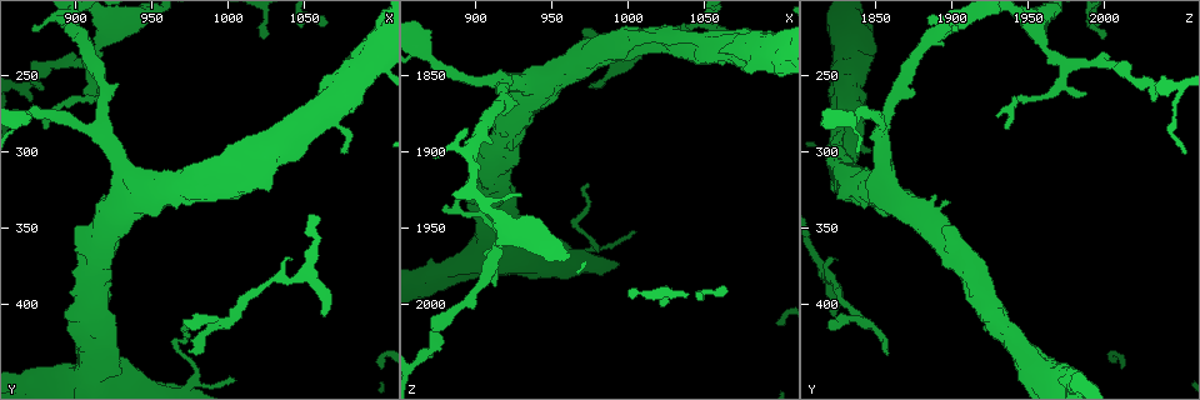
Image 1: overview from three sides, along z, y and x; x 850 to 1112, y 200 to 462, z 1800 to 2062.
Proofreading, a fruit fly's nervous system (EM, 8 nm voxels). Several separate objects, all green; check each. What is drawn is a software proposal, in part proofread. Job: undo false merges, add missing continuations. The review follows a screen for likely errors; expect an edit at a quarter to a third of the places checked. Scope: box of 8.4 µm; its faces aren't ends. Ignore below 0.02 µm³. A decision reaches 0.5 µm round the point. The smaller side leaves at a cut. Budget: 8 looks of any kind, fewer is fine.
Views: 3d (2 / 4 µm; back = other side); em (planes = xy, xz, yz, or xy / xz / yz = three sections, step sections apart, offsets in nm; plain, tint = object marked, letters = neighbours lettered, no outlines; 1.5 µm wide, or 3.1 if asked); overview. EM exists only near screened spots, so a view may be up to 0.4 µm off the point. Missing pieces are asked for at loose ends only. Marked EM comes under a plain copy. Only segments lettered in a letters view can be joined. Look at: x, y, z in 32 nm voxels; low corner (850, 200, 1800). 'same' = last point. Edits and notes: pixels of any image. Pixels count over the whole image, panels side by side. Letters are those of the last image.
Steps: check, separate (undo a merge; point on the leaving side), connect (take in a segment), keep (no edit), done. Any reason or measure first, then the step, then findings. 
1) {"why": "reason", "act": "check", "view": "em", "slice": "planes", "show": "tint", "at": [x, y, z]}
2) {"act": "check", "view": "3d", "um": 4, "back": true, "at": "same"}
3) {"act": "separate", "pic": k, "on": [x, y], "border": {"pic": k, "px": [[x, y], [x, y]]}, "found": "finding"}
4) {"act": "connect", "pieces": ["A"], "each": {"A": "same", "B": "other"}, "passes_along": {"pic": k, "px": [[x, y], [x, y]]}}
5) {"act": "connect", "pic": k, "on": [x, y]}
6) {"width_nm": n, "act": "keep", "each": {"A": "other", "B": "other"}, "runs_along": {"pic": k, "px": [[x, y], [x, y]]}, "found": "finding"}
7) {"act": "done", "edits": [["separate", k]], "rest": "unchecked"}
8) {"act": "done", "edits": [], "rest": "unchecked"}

{"why": "thin end", "act": "check", "view": "em", "slice": "planes", "show": "letters", "at": [972, 412, 1820]}

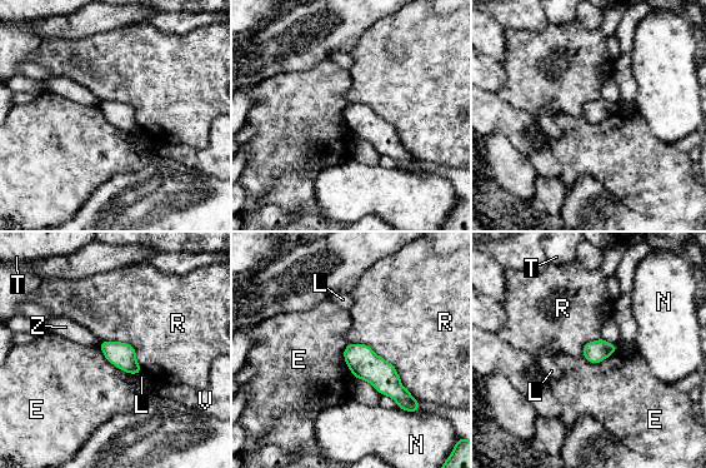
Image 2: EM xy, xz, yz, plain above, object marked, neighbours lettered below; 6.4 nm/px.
{"act": "keep", "each": {"E": "other", "L": "other", "N": "other", "R": "other", "T": "other", "V": "other", "Z": "other"}, "border": {"pic": 2, "px": [[98, 345], [110, 362], [134, 374]]}, "found": "none of them fits"}

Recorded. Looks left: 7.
{"why": "free end", "act": "check", "view": "3d", "um": 2, "at": [1064, 406, 1822]}

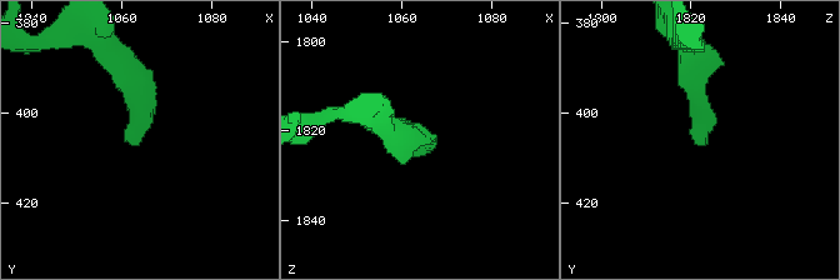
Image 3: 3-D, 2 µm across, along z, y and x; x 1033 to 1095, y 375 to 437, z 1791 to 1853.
{"act": "check", "view": "em", "slice": "planes", "show": "tint", "at": [1062, 408, 1822]}

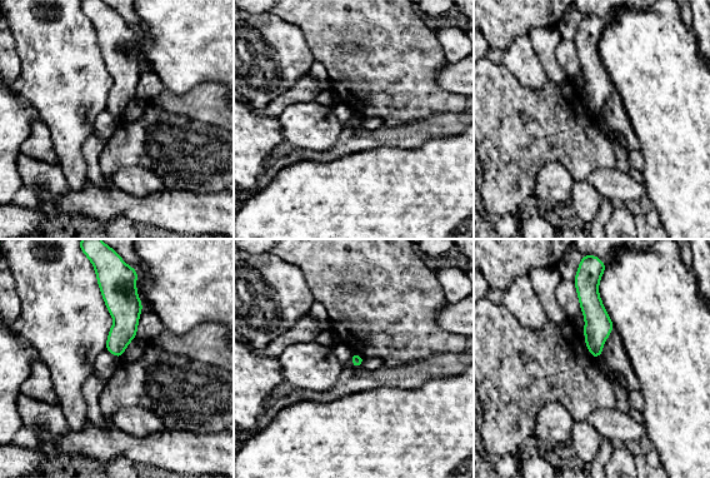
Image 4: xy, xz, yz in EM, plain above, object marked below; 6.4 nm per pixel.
{"act": "check", "view": "em", "slice": "planes", "show": "letters", "at": "same"}

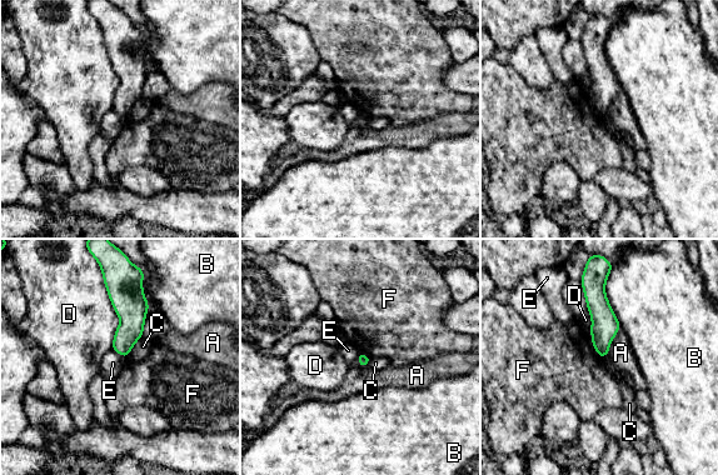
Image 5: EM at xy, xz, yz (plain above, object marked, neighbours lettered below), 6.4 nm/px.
{"act": "keep", "each": {"A": "other", "B": "other", "C": "other", "D": "other", "E": "other", "F": "other"}, "border": {"pic": 5, "px": [[111, 349], [125, 358]]}, "found": "none of them fits"}

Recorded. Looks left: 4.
{"why": "branch stops here", "act": "check", "view": "3d", "um": 4, "at": [1074, 298, 1846]}

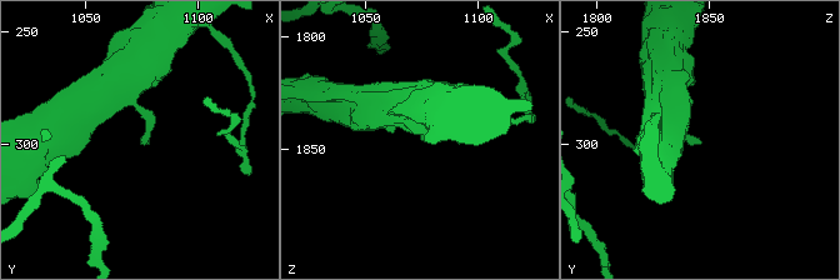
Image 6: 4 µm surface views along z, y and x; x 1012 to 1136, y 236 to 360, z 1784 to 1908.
{"why": "need the tissue", "act": "check", "view": "em", "slice": "xz", "step": 4, "show": "letters", "at": [1075, 299, 1846]}

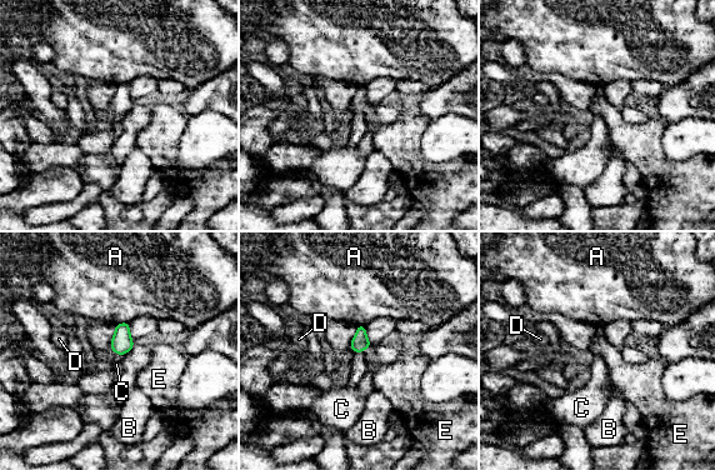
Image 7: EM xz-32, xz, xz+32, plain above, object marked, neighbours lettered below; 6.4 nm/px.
{"act": "check", "view": "em", "slice": "yz", "step": 8, "show": "letters", "at": "same"}

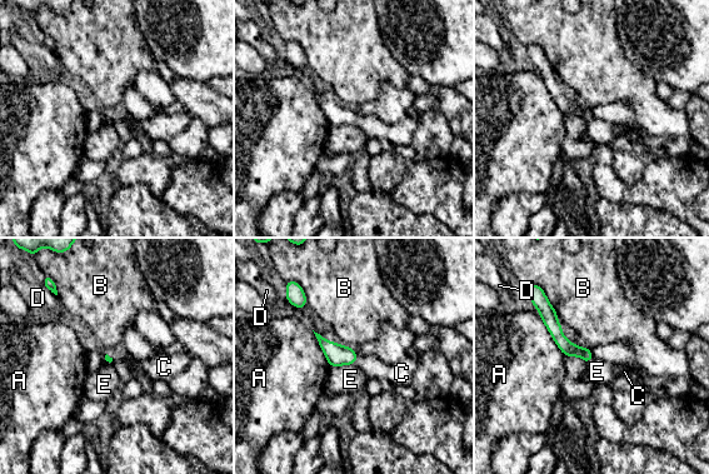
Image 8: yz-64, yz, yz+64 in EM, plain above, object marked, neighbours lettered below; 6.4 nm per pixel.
{"act": "connect", "pieces": ["C"], "each": {"A": "other", "B": "other", "C": "same", "D": "other", "E": "other"}, "found": "it goes on there"}

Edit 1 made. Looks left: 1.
{"act": "done", "edits": [["connect", 8]], "rest": "unchecked"}

